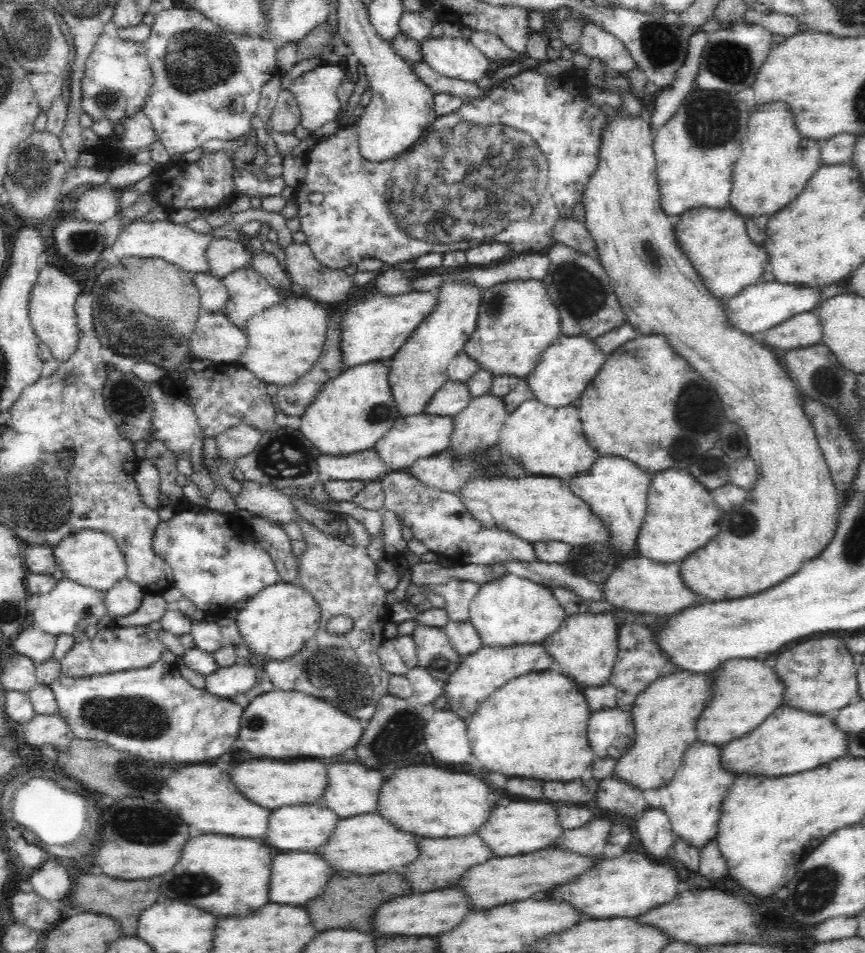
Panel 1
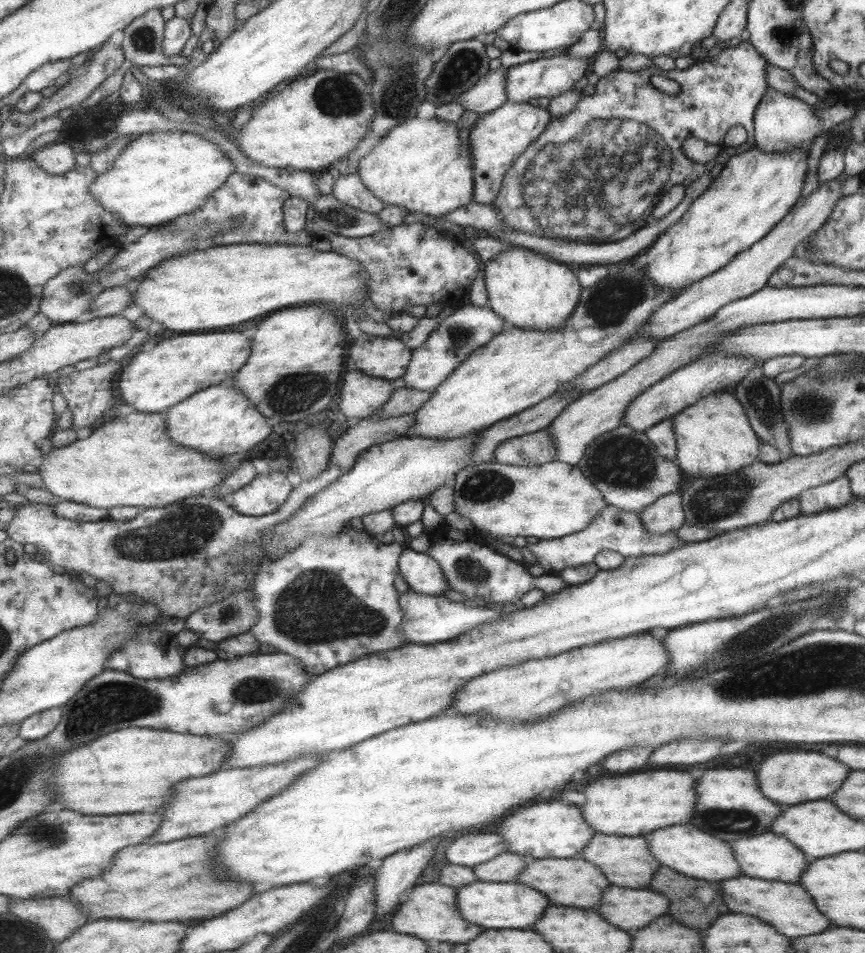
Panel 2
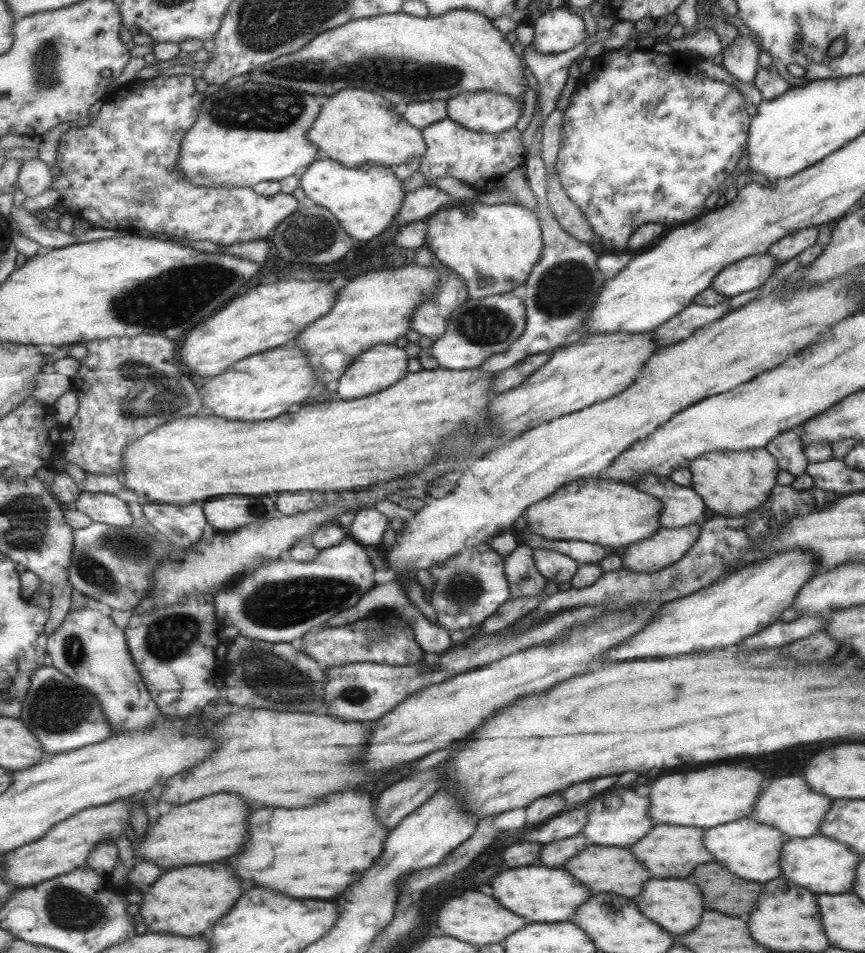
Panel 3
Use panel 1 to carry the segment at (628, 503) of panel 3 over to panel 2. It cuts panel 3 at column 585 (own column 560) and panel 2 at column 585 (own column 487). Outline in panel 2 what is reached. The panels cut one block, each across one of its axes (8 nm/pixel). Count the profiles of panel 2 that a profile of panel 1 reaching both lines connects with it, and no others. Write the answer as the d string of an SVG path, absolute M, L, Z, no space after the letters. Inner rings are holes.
M496 460L483 462L481 464L475 464L473 466L467 466L463 469L455 478L454 490L455 490L455 501L456 501L456 512L461 516L471 521L473 526L477 526L476 529L481 528L481 532L495 534L495 536L535 536L538 539L558 539L564 536L581 532L587 529L591 525L591 520L598 515L598 512L607 506L604 498L604 493L594 484L591 484L591 479L582 471L582 468L559 462L555 460L553 462L546 462L545 464L537 466L519 466L511 464L501 464Z

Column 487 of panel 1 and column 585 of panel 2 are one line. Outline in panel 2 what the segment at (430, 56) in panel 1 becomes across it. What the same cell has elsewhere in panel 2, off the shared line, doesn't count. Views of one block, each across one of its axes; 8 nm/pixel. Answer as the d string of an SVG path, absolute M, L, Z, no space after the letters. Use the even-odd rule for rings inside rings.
M569 54L541 58L531 62L525 62L510 66L508 69L507 97L509 101L516 103L530 102L537 97L555 98L565 92L570 92L581 78L586 78L590 73L590 61L593 58L577 58Z

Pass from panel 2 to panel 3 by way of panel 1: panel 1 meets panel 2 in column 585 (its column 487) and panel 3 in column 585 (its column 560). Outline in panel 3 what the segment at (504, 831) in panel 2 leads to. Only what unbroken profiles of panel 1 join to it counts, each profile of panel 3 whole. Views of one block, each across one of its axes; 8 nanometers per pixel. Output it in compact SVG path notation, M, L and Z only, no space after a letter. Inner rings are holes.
M623 788L609 790L609 794L594 797L590 804L592 806L590 819L582 832L593 844L608 847L631 846L653 828L653 820L647 816L649 798L637 796L634 790L627 790L627 788L625 790Z

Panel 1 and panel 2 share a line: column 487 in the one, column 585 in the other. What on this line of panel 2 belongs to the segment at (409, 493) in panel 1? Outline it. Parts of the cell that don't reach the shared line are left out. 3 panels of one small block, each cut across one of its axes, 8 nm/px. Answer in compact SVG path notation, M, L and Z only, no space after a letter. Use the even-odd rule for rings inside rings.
M607 505L591 520L591 525L585 530L558 539L539 539L535 544L525 544L537 558L537 563L548 573L563 571L565 568L583 566L593 563L599 552L611 550L621 557L636 558L646 555L663 555L664 553L683 546L684 542L677 538L676 531L667 534L653 535L647 533L642 524L642 517L636 512L627 512Z

